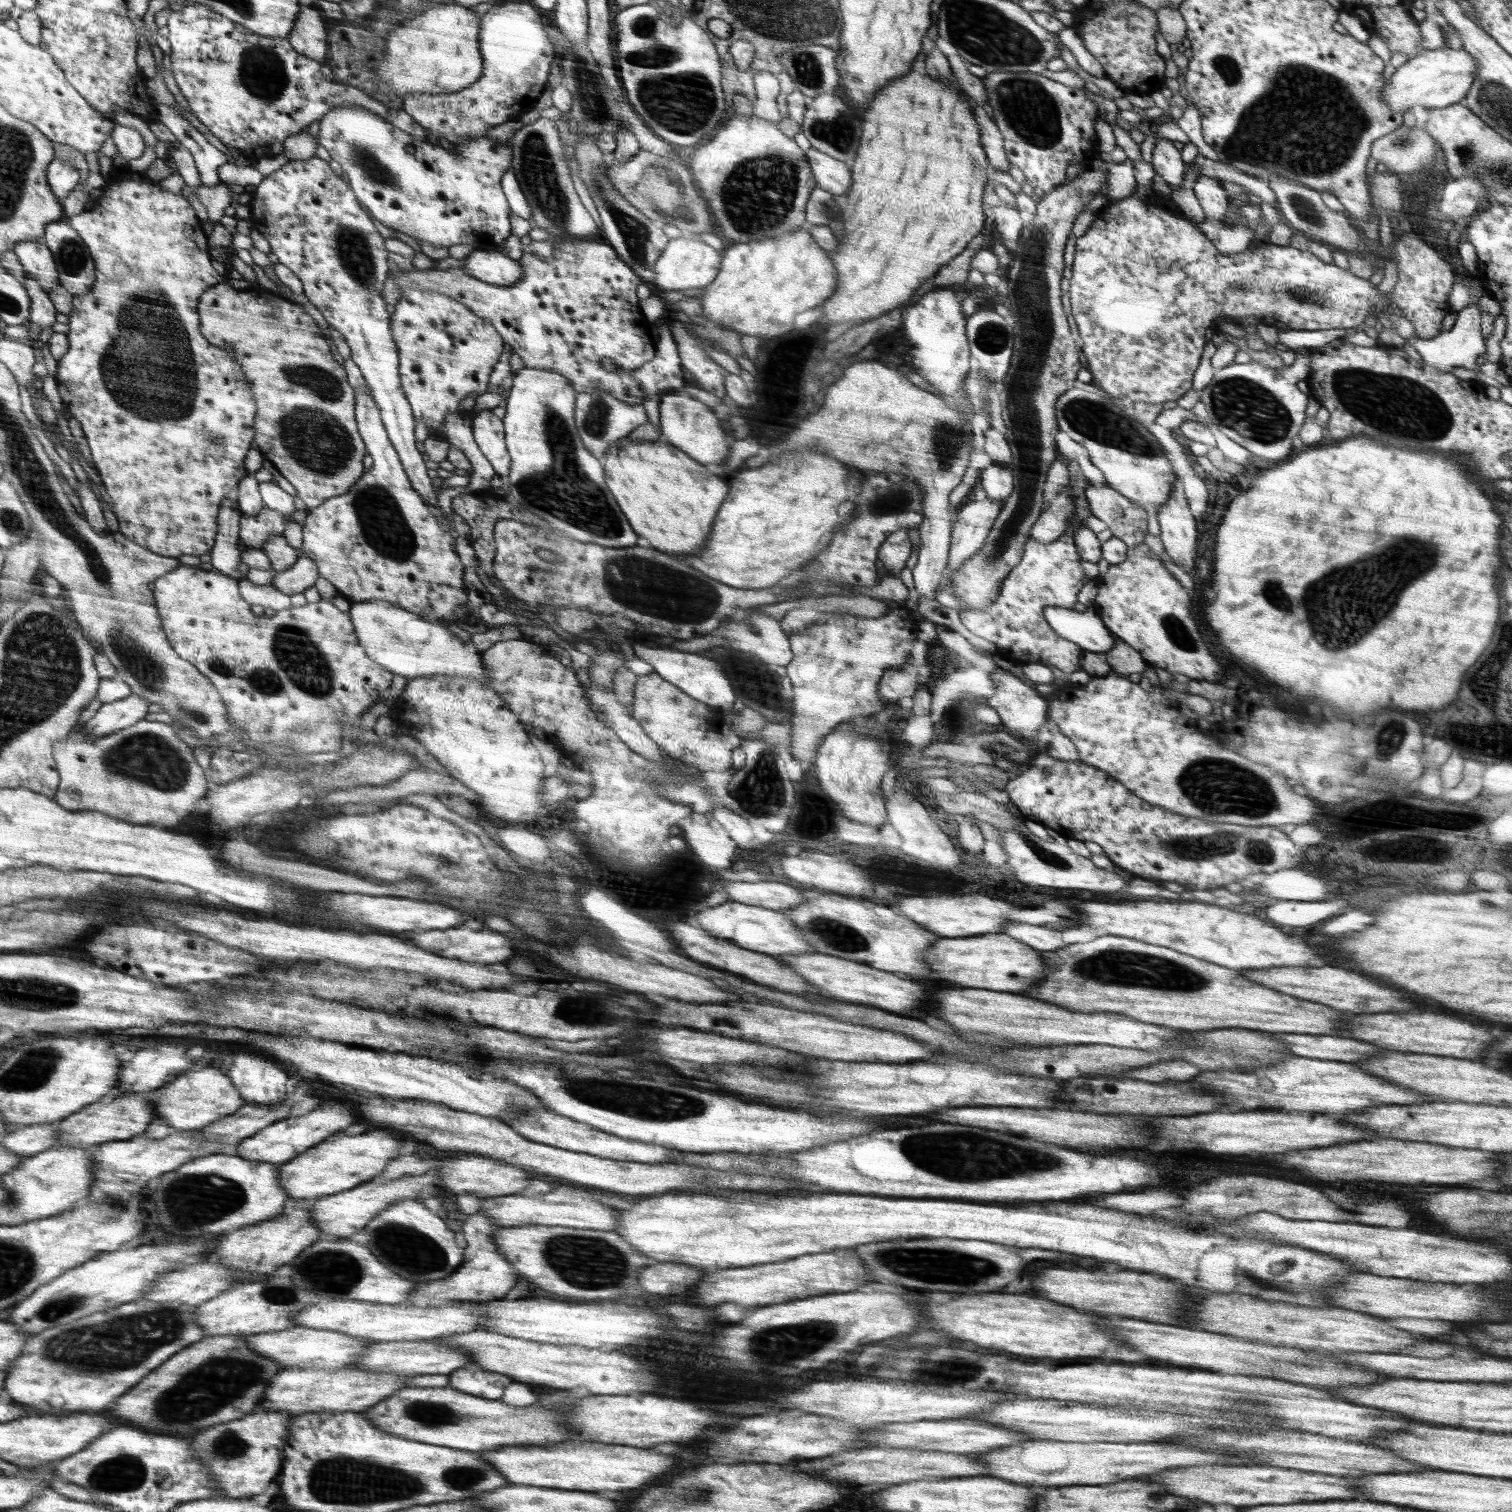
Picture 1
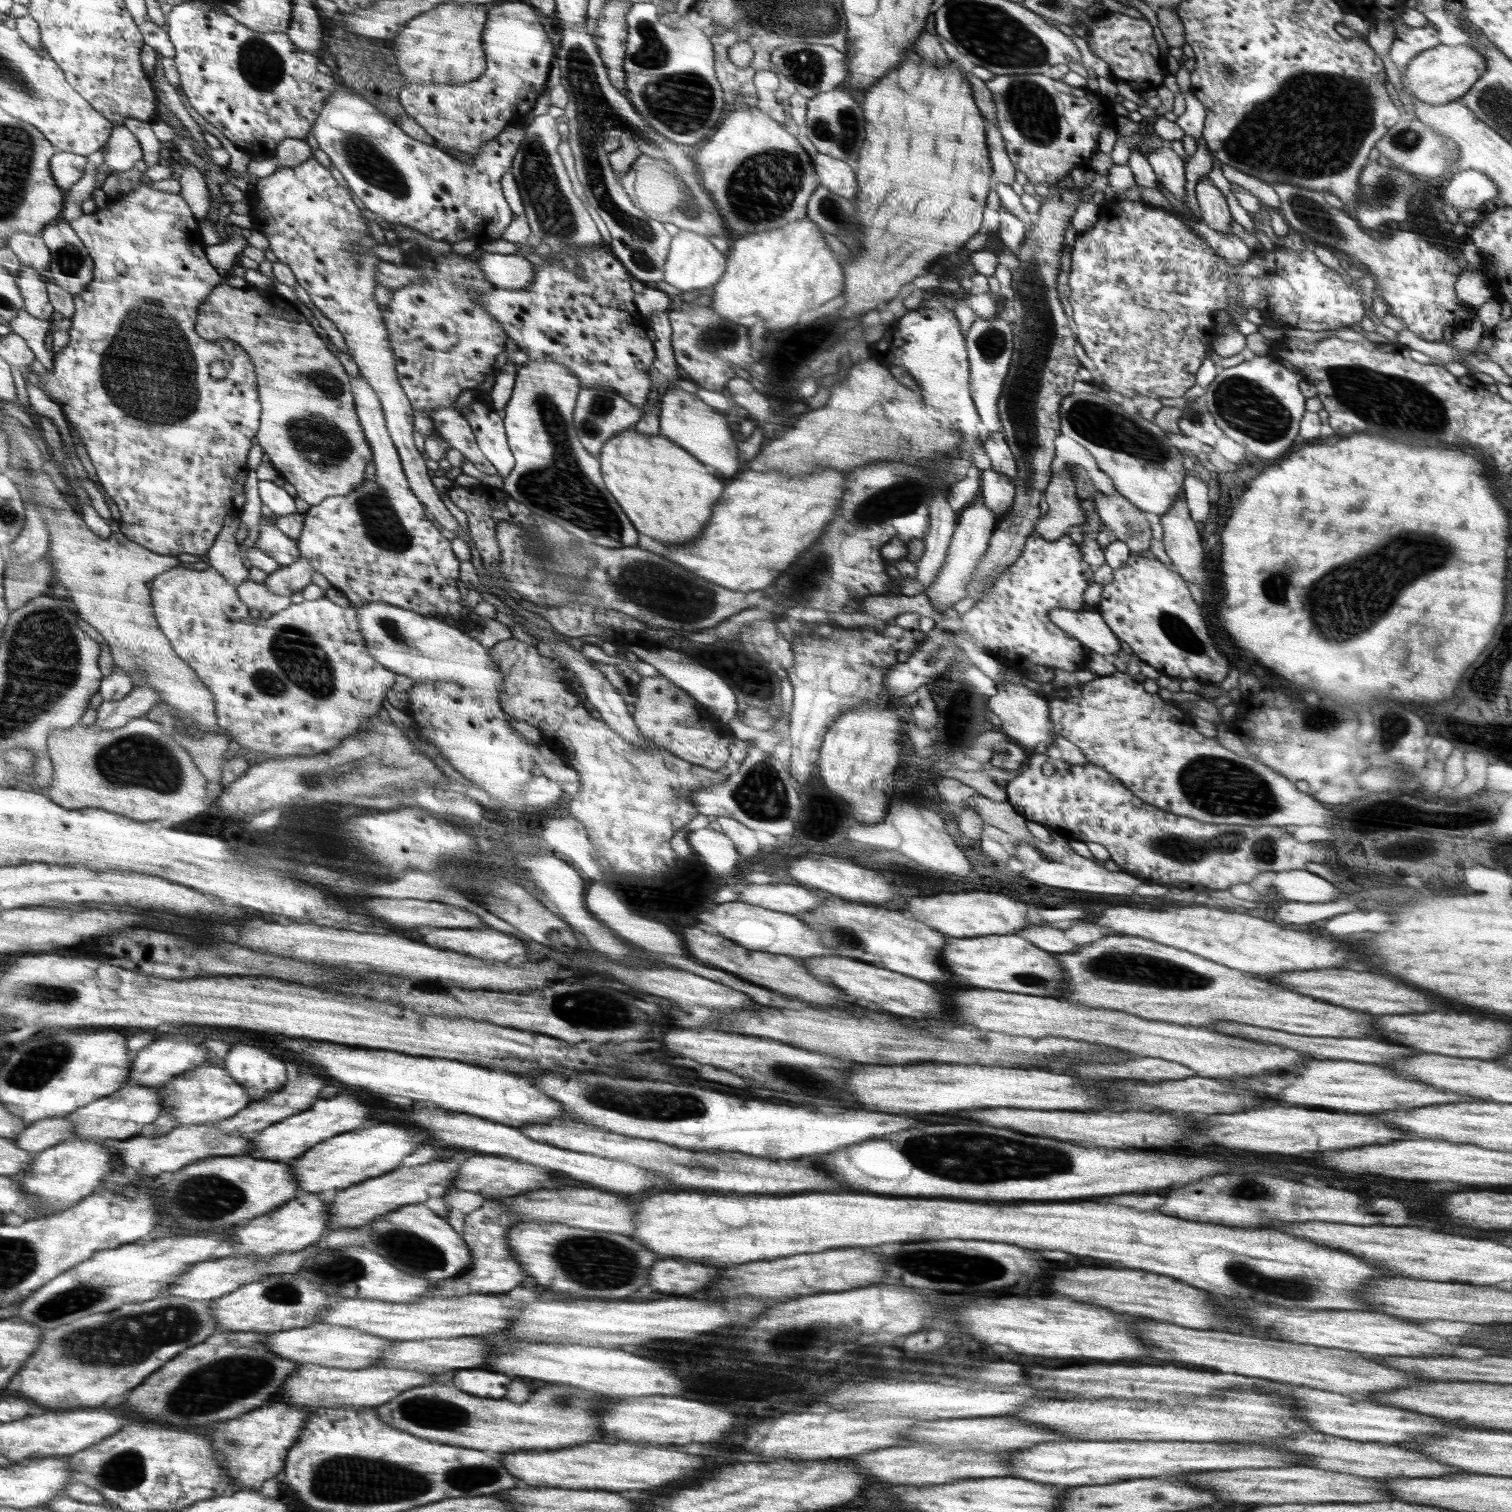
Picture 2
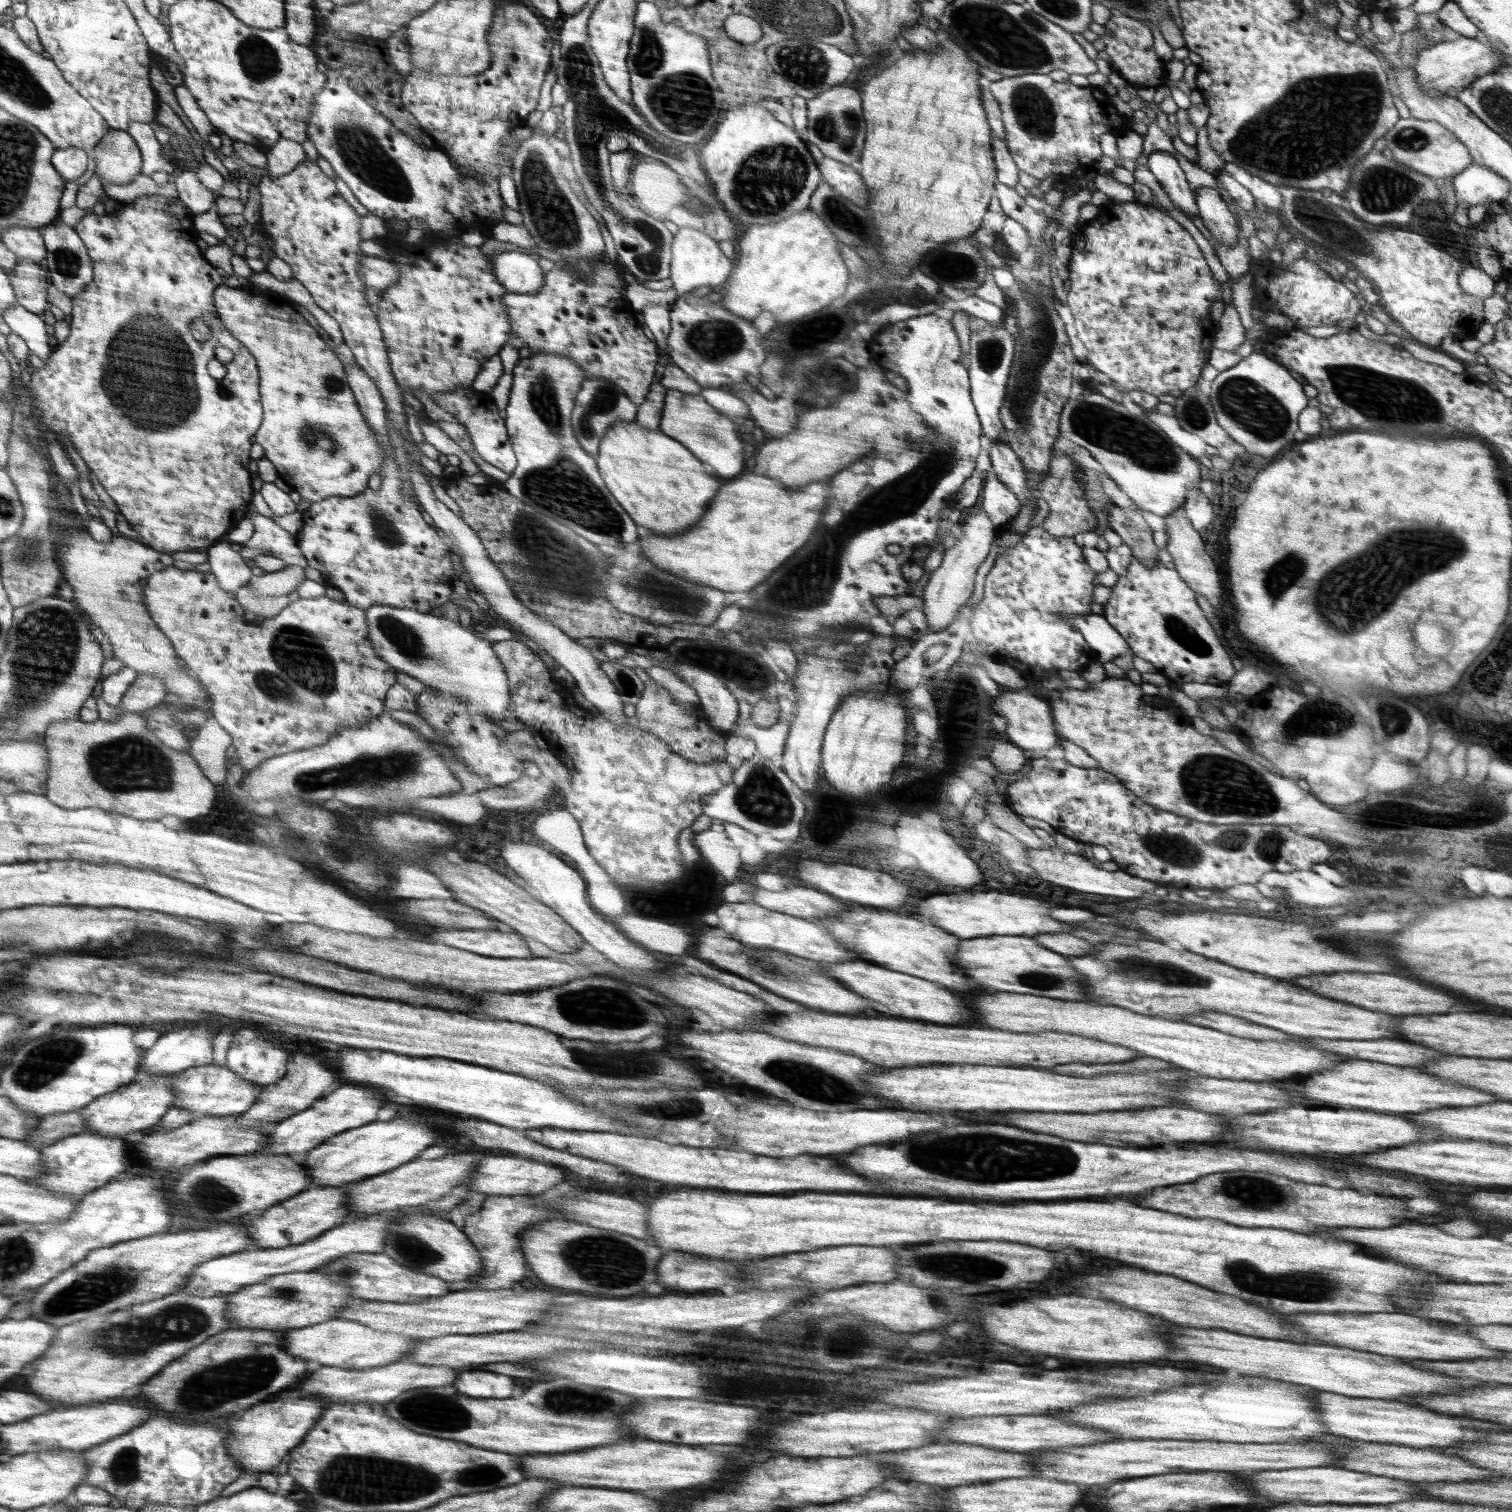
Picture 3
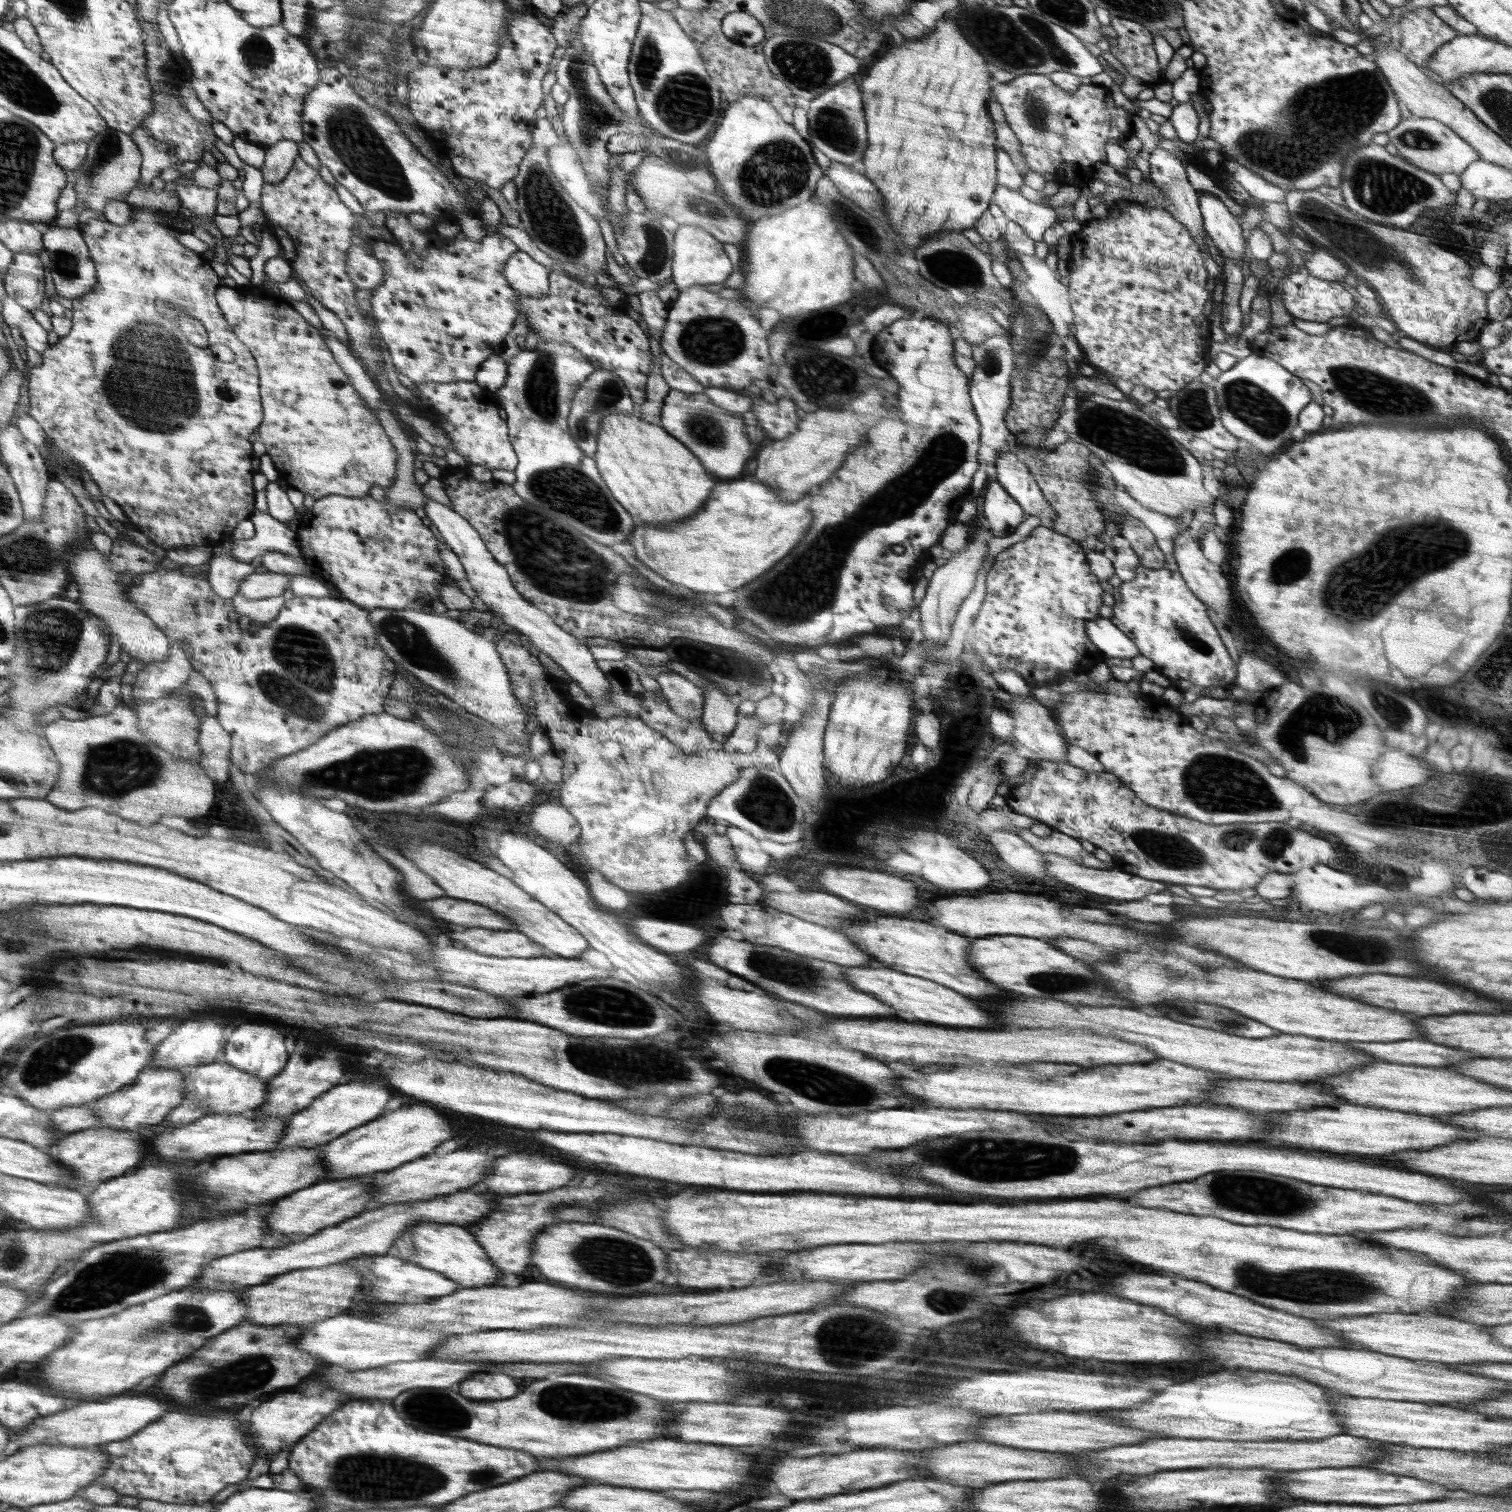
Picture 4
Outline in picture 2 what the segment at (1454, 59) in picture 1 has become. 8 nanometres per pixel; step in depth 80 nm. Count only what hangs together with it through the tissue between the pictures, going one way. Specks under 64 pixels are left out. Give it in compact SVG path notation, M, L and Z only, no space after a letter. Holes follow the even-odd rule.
M1473 43L1459 44L1456 47L1440 44L1429 48L1414 57L1403 70L1403 88L1426 104L1448 104L1459 100L1485 71L1485 58L1473 47Z

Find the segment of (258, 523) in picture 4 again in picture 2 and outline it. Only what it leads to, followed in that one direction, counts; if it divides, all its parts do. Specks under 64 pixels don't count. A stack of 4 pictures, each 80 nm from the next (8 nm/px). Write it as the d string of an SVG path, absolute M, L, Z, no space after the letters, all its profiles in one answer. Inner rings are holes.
M260 524L260 531L248 544L258 547L276 560L281 567L288 566L301 557L297 541L282 533L276 525Z

